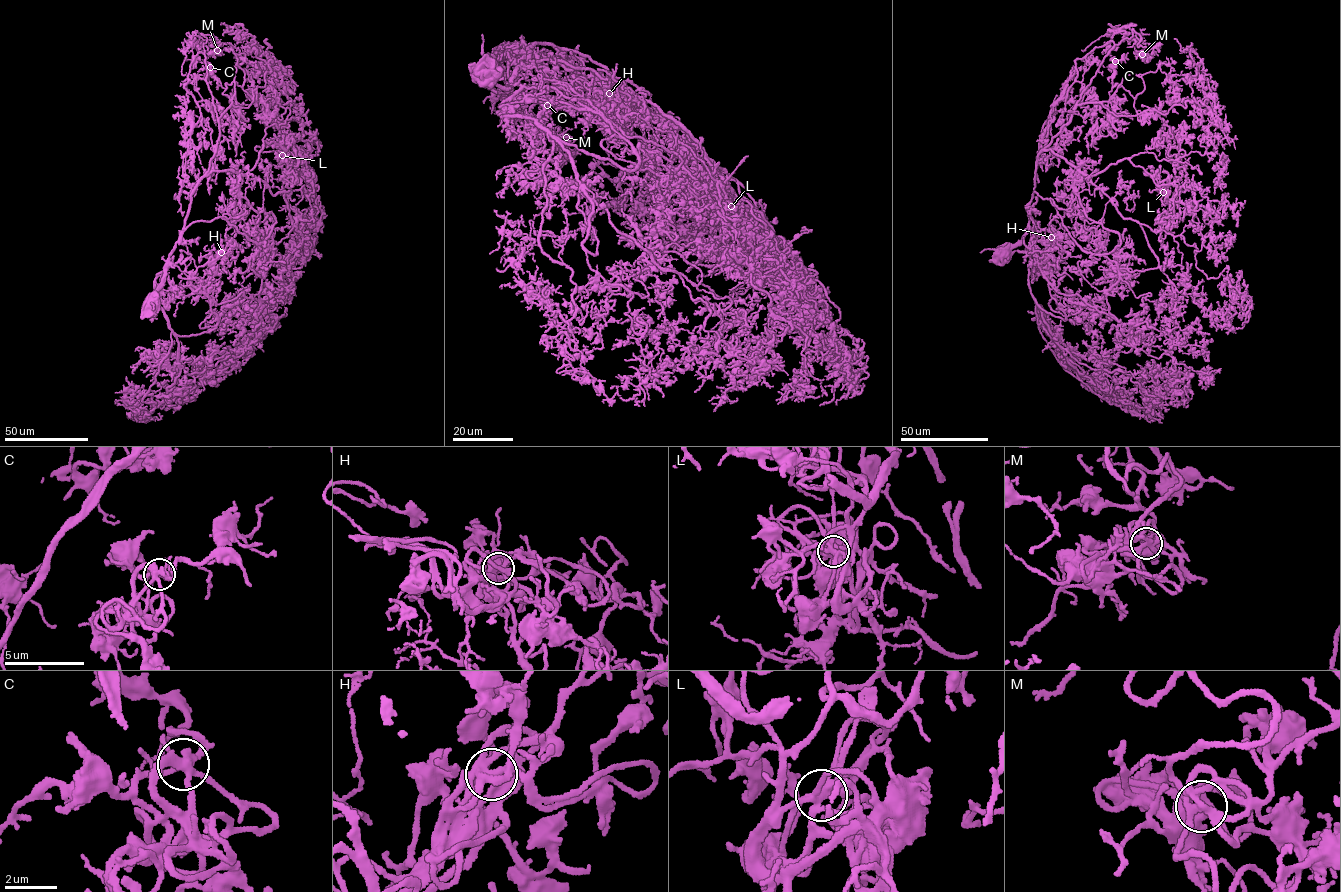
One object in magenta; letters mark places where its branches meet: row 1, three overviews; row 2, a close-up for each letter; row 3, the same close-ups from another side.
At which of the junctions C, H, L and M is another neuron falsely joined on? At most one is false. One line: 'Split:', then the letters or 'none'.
Split: none

